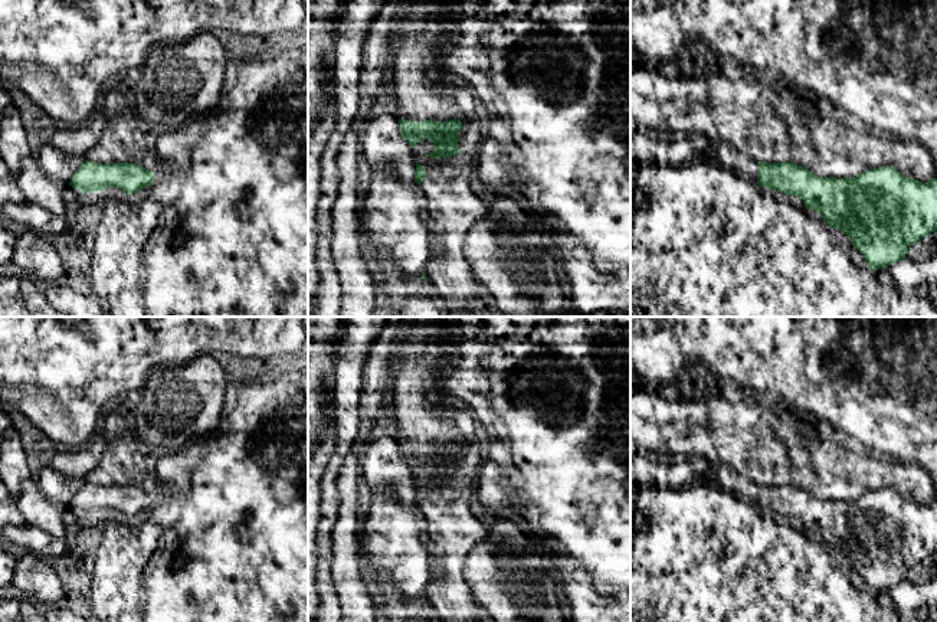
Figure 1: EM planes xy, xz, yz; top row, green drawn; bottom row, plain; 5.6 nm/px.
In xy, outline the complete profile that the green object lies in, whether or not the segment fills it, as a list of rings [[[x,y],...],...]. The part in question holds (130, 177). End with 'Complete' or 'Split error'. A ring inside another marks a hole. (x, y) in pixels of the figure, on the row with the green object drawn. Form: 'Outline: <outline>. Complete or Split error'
Outline: [[[85,160],[73,173],[69,186],[82,193],[115,187],[127,194],[132,194],[150,186],[153,181],[154,171],[145,170],[135,163],[98,164]]]. Complete

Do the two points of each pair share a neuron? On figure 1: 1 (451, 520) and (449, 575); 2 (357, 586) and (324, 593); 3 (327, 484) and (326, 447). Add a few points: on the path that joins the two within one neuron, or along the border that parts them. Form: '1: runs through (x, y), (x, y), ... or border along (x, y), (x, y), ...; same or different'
1: runs through (451, 533), (449, 562); same
2: border along (333, 586), (340, 606); different
3: border along (337, 432), (334, 451), (323, 474); different

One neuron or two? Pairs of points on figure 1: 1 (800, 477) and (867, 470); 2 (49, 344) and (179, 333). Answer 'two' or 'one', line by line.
1: one
2: one

